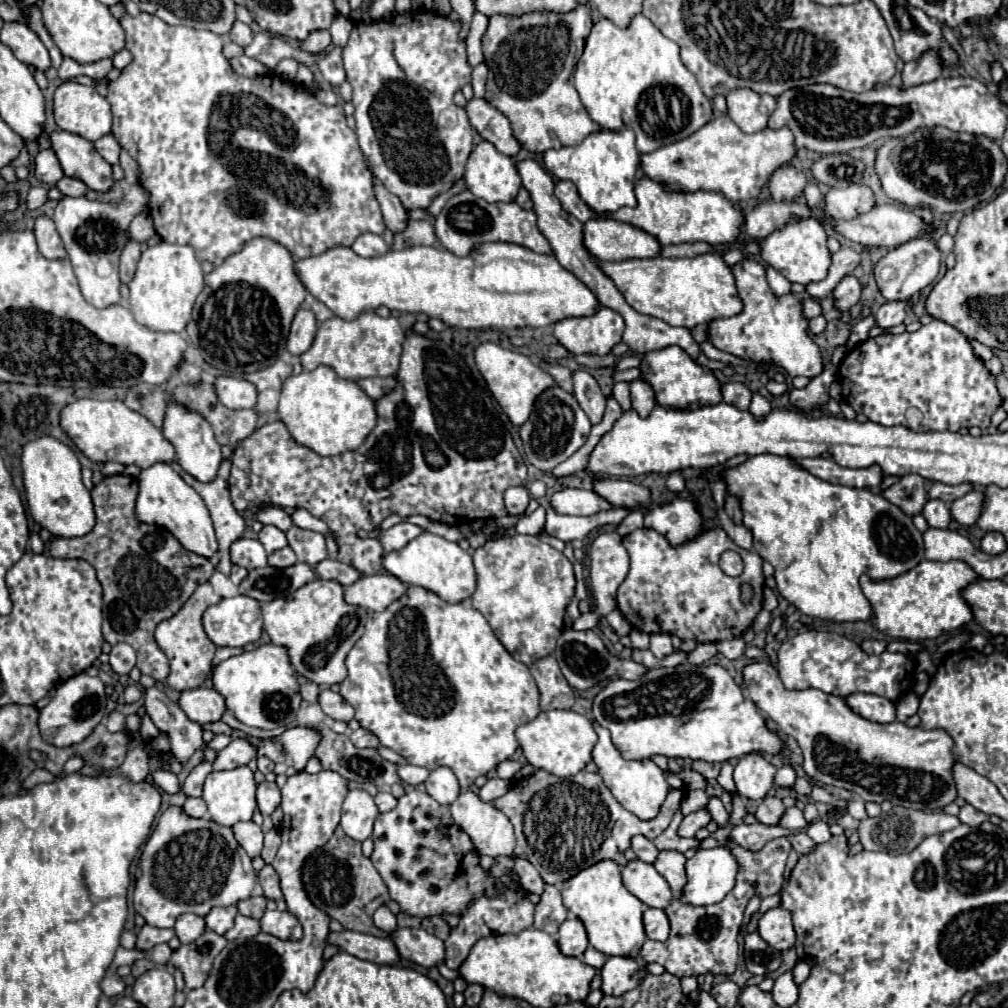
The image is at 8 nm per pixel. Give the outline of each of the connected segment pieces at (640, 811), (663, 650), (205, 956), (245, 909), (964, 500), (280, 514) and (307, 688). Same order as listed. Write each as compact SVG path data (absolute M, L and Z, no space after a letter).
M595 723L595 731L599 735L599 741L593 749L593 763L599 767L599 775L603 777L605 785L609 787L613 797L627 811L637 815L641 821L649 821L649 819L657 817L665 797L669 795L669 785L665 781L665 773L651 759L647 759L647 761L625 761L621 757L621 753L615 749L615 745L611 743L609 731L599 727L597 723Z
M659 633L659 635L653 635L651 637L651 645L649 645L649 651L657 657L657 659L665 659L673 653L673 647L671 647L671 637L667 633Z
M207 929L197 941L175 949L169 959L169 965L175 965L183 973L187 989L197 989L205 983L213 959L223 951L225 945L225 937Z
M253 895L245 901L239 901L237 903L237 909L241 915L247 915L247 917L253 917L253 919L261 919L261 915L265 913L265 897L263 895Z
M971 489L965 497L955 499L951 505L953 519L959 521L961 525L975 525L977 517L981 517L983 499L985 499L985 493L981 489Z
M263 507L257 511L257 519L263 523L263 525L275 525L277 529L281 531L289 531L289 527L293 525L291 521L291 515L287 511L283 511L281 507Z
M295 675L297 677L297 683L299 683L299 693L301 693L301 697L305 699L305 701L311 701L311 703L315 703L317 701L317 695L319 695L319 687L315 687L315 683L313 681L309 681L309 679L305 679L303 675Z

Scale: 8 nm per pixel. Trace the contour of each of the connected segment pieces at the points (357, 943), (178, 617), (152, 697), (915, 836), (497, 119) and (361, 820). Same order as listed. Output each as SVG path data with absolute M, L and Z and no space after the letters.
M343 929L341 933L329 933L327 943L347 951L353 957L367 959L381 965L393 965L399 961L399 953L389 937L373 937L357 931Z
M201 583L197 587L197 591L189 597L189 601L183 605L183 609L179 613L175 613L171 619L159 623L159 627L155 631L157 645L169 657L169 663L171 663L171 673L167 677L167 685L173 687L175 691L201 687L213 669L211 661L213 661L217 647L207 639L203 625L201 625L201 615L209 605L215 605L219 601L221 601L221 597L213 591L211 583Z
M157 687L145 691L145 709L155 727L169 737L173 759L185 765L189 757L203 745L203 731L199 723L193 723L183 709Z
M893 807L891 811L881 813L879 817L863 819L859 827L859 839L865 851L883 851L889 855L901 855L901 853L913 851L925 837L945 833L949 829L955 829L957 825L961 825L959 817L953 817L947 813L923 813L923 811L905 809L905 807Z
M473 97L471 101L467 101L465 111L467 111L471 127L477 129L477 133L485 141L493 143L497 151L513 157L521 149L519 141L513 137L511 123L507 121L507 117L499 113L493 105L489 105L485 99Z
M353 789L347 793L343 803L341 827L351 839L365 841L367 837L371 837L373 821L377 815L379 811L373 797L365 789Z

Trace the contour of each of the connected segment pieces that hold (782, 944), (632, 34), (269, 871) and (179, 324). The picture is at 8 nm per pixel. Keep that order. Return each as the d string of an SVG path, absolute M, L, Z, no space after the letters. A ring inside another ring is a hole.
M783 907L769 909L765 915L761 915L757 931L773 949L785 951L795 945L795 931L793 931L793 923L791 923L791 913Z
M635 15L627 29L619 29L609 19L599 19L593 25L585 43L585 51L575 67L575 87L591 119L609 131L621 131L625 127L631 127L635 131L637 149L641 153L649 153L669 141L685 139L713 119L711 101L703 95L695 75L679 59L679 45L667 39L645 15ZM657 85L679 87L689 99L689 109L681 111L677 119L669 111L671 121L669 129L663 131L663 139L649 137L641 129L641 119L637 111L643 91Z
M265 865L259 871L259 885L261 885L261 891L267 899L273 899L273 901L283 899L283 893L279 889L279 875L271 865Z
M157 243L141 253L137 273L129 283L129 305L135 319L153 331L173 331L183 333L189 323L197 295L203 289L203 269L195 257L195 249L189 245Z

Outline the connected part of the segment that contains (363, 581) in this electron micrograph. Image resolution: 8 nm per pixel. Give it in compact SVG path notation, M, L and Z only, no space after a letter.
M377 573L361 577L353 585L345 587L345 601L369 611L383 611L397 601L405 589L407 587L397 577L389 573Z

